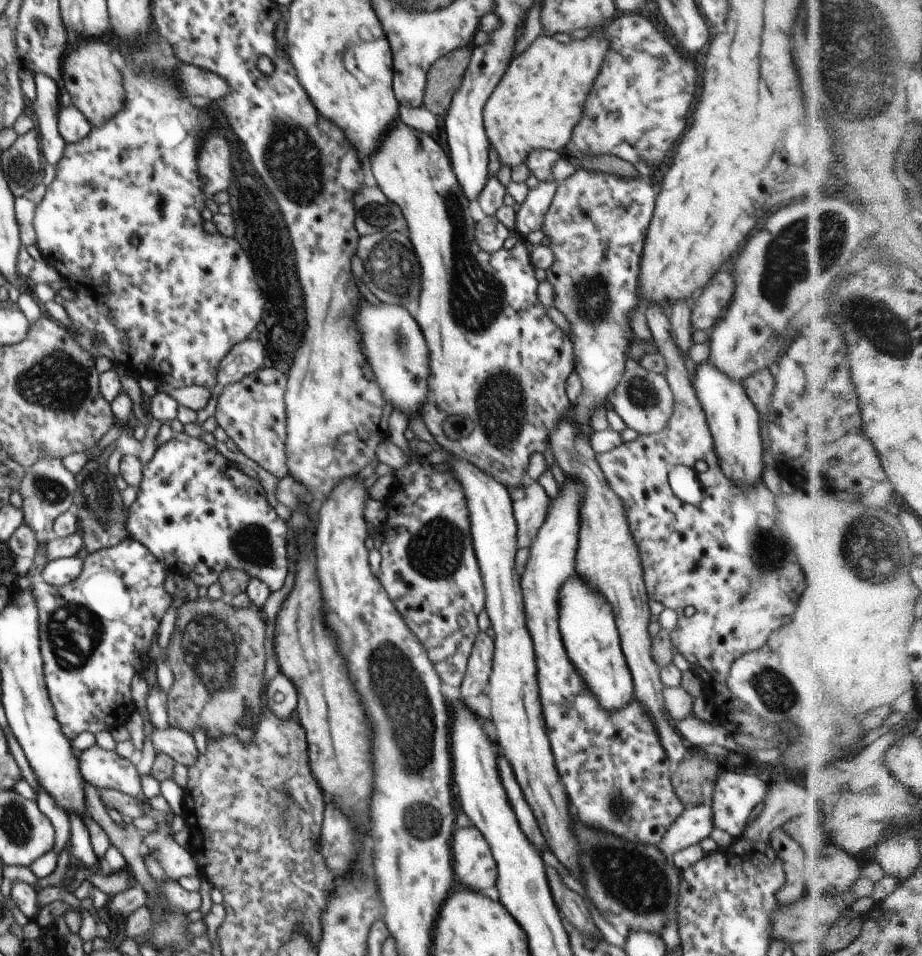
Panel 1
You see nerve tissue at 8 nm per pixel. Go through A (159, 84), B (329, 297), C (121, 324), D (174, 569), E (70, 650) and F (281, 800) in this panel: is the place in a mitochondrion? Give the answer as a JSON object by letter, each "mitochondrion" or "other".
{"A":"mitochondrion","B":"other","C":"other","D":"other","E":"mitochondrion","F":"mitochondrion"}

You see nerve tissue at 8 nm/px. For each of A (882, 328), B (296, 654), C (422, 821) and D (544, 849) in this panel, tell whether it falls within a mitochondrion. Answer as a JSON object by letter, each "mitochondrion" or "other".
{"A":"mitochondrion","B":"other","C":"mitochondrion","D":"other"}

